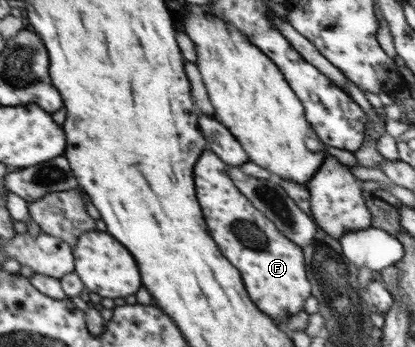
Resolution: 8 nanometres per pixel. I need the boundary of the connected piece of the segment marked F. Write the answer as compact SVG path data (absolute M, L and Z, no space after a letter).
M206 150L195 163L197 199L209 233L222 255L241 271L245 289L257 307L277 319L277 325L284 328L286 319L303 310L305 300L312 295L304 253L237 190L226 169L227 165L210 150Z

